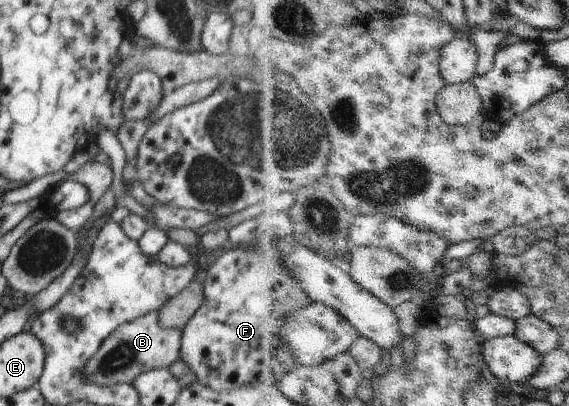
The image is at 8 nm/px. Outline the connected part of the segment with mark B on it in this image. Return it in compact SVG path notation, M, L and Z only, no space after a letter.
M150 311L113 331L102 342L92 359L86 361L82 375L86 375L86 381L94 385L132 384L143 371L168 368L181 359L181 333L180 327L162 327L159 311Z

